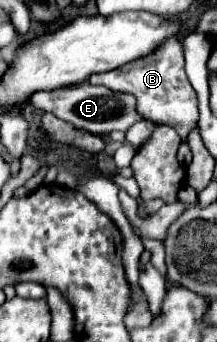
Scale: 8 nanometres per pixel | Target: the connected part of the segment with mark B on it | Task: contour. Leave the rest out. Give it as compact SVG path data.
M169 39L153 55L137 59L124 65L121 69L93 75L89 79L89 83L109 87L111 91L135 95L137 113L141 115L141 119L155 121L155 123L167 123L167 125L175 127L183 141L187 139L187 135L193 129L197 129L197 121L199 121L197 93L191 87L187 73L185 73L185 57L183 57L181 39Z

